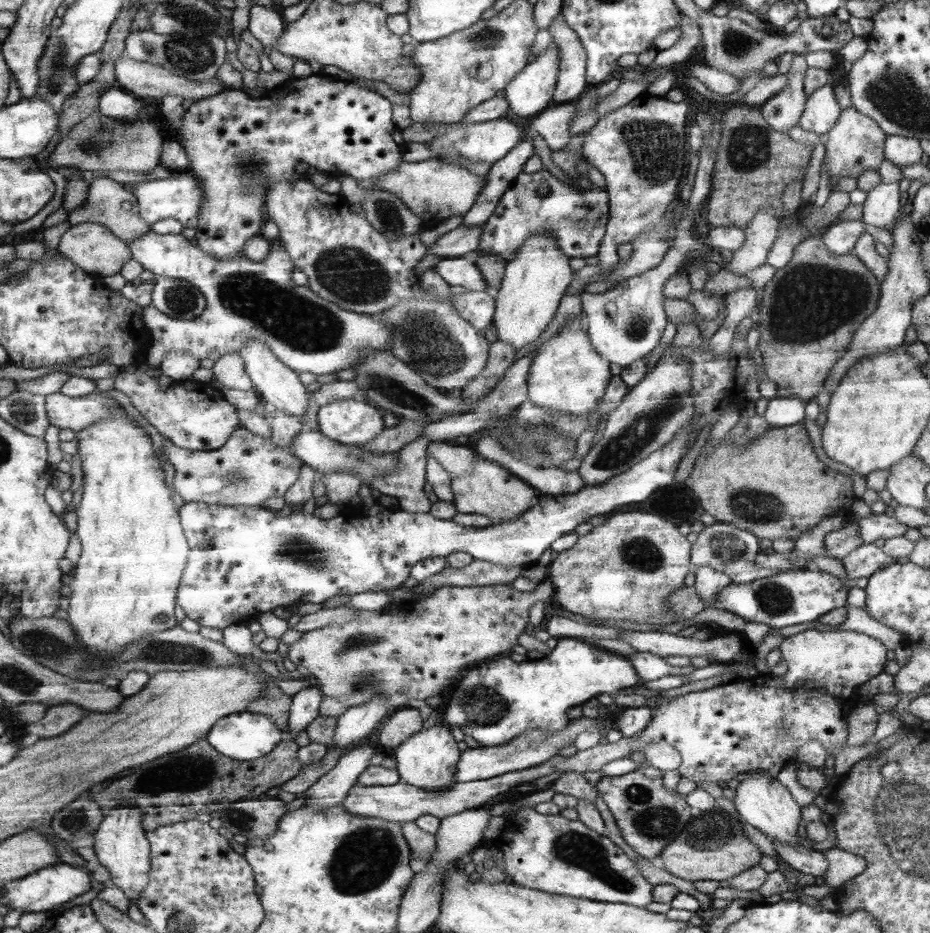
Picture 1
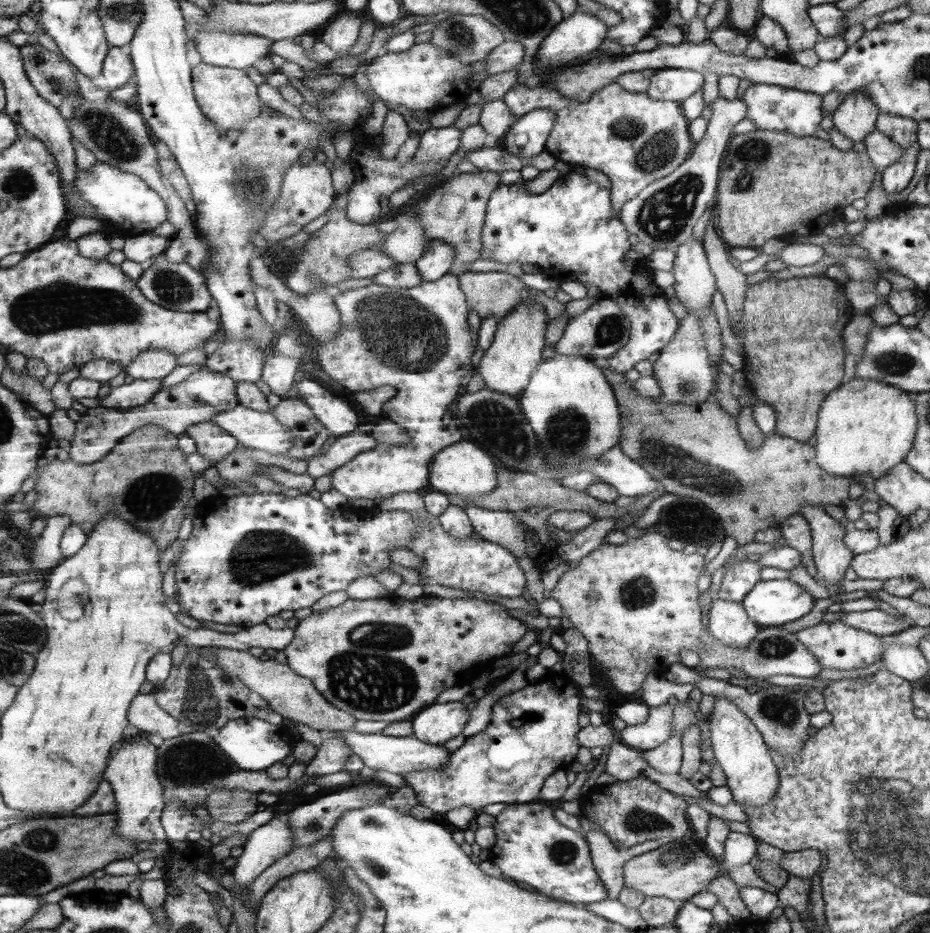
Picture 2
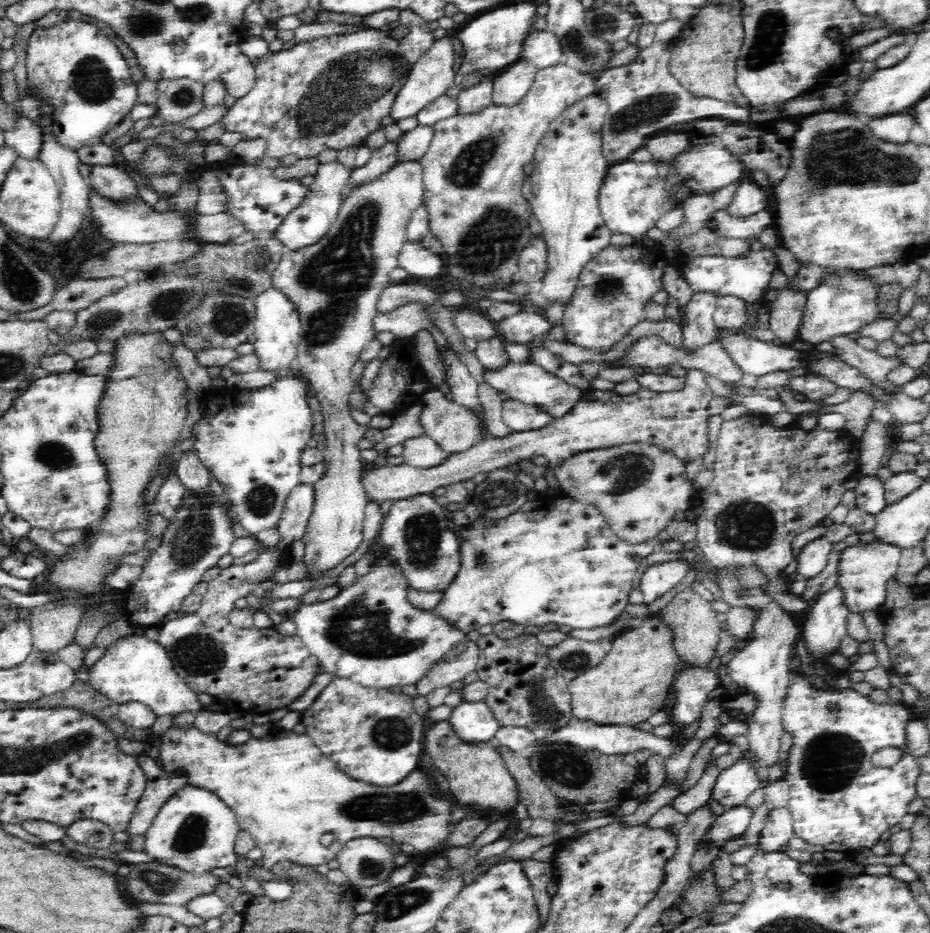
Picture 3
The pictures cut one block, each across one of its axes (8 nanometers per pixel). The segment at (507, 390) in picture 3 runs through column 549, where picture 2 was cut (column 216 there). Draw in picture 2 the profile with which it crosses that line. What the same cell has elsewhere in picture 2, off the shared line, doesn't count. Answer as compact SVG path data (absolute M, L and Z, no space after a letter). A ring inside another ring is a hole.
M202 365L202 369L192 372L184 382L163 388L152 396L150 402L130 409L106 407L87 408L86 414L76 424L68 455L80 464L92 464L106 456L130 432L142 429L148 424L156 424L166 432L176 436L186 434L186 428L204 422L211 414L238 405L236 382L230 376Z

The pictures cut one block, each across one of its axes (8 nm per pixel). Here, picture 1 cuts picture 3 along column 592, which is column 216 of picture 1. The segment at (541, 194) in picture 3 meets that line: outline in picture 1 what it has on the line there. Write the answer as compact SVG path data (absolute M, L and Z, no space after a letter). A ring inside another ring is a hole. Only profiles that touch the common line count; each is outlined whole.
M312 74L305 81L291 78L287 85L273 89L259 98L249 97L244 89L227 88L214 97L200 99L195 104L192 104L192 107L189 107L182 119L180 119L180 124L175 125L174 129L177 131L177 136L174 140L182 144L182 148L186 150L190 160L188 172L199 181L200 188L204 191L202 217L199 219L195 233L196 244L200 250L210 254L210 256L214 256L216 259L235 259L238 256L244 256L248 240L262 234L260 228L262 228L262 222L264 222L264 203L266 203L267 192L272 190L272 184L284 182L284 180L294 180L297 177L296 165L298 163L304 162L317 169L317 171L324 171L327 174L341 172L342 175L356 180L358 188L366 191L376 191L380 190L380 187L378 187L380 180L388 172L394 172L402 164L400 154L402 154L402 144L405 144L404 140L402 140L403 130L396 130L396 126L392 122L392 102L390 100L386 100L380 94L376 94L376 91L370 91L356 85L356 83L342 81L339 78L334 79L325 74Z

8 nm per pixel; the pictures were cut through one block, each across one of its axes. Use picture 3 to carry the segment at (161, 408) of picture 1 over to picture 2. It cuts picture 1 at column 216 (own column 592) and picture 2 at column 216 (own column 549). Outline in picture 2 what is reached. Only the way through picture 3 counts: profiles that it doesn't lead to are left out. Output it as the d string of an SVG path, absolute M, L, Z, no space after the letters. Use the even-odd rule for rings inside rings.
M209 417L186 428L186 434L196 441L197 452L209 460L210 467L238 448L239 441Z

